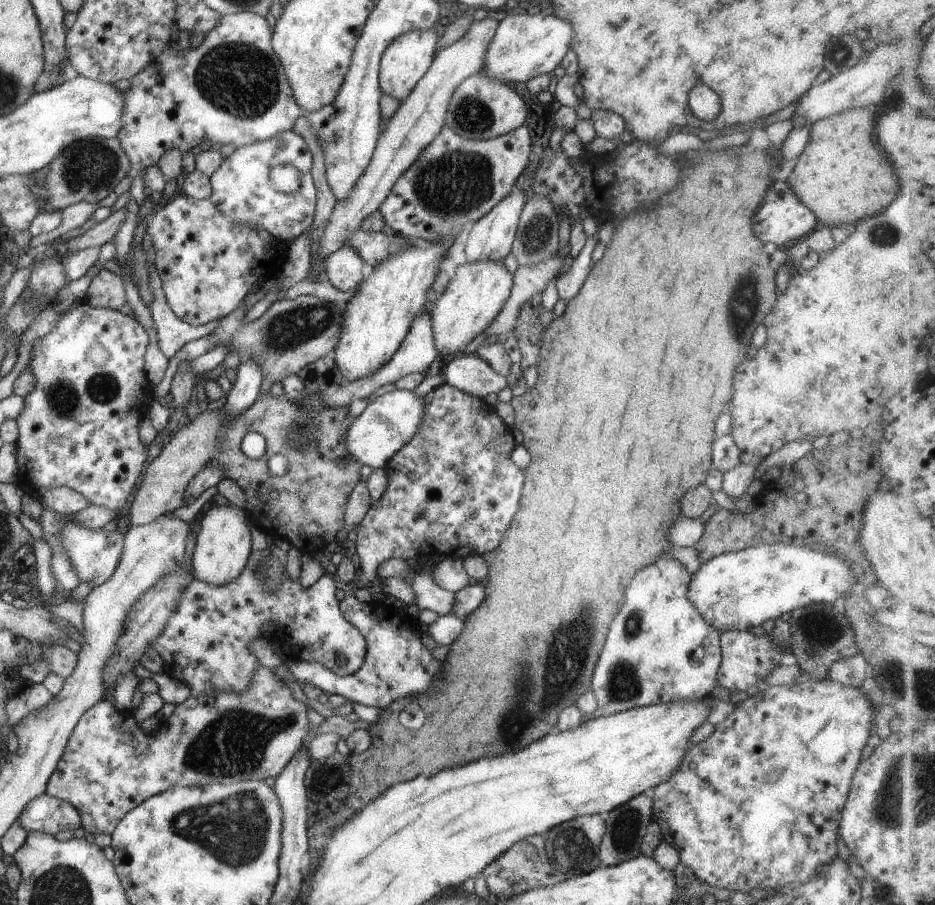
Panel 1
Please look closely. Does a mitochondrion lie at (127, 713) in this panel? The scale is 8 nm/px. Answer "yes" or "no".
no

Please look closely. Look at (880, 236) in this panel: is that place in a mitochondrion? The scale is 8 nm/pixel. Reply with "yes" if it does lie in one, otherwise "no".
yes

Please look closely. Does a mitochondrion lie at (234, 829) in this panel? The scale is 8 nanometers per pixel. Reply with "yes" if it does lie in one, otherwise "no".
yes

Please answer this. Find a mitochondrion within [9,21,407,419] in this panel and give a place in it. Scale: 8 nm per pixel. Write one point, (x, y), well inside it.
(238, 79)

